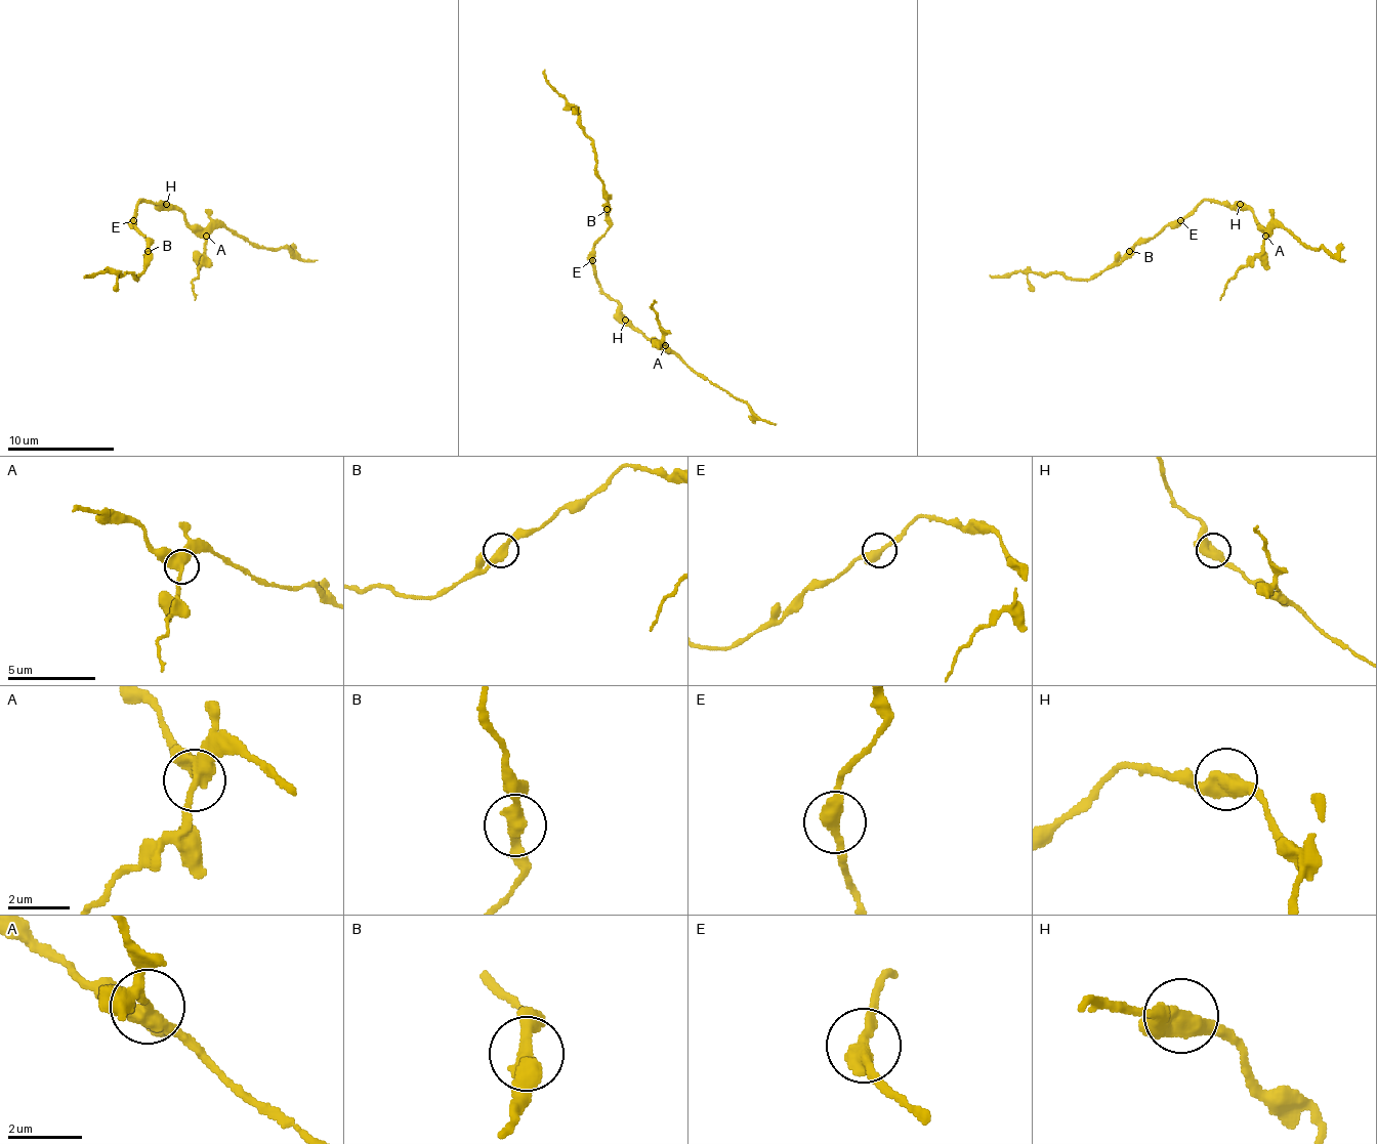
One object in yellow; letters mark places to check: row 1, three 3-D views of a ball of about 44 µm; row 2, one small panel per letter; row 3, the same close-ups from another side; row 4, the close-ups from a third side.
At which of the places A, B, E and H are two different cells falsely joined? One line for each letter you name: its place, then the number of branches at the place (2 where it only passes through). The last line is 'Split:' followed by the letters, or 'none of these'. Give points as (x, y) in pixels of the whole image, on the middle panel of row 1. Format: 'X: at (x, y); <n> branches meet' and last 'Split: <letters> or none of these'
A: at (665, 345); 3 branches meet
B: at (607, 209); 2 branches meet
Split: A, B

